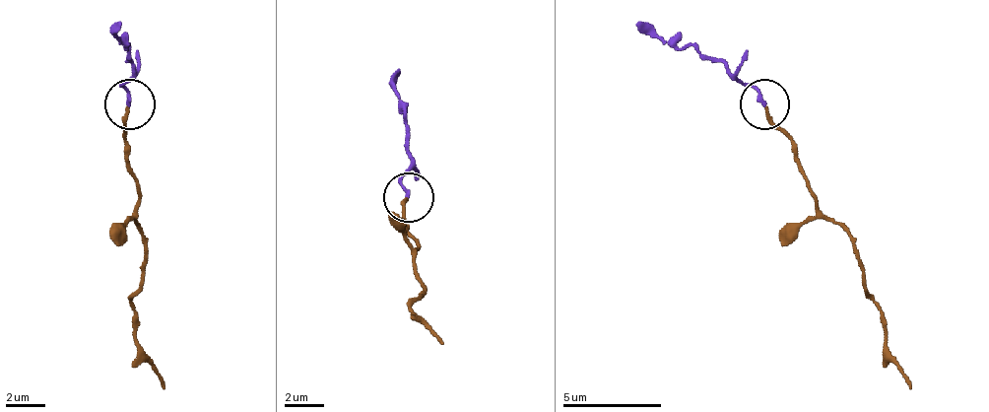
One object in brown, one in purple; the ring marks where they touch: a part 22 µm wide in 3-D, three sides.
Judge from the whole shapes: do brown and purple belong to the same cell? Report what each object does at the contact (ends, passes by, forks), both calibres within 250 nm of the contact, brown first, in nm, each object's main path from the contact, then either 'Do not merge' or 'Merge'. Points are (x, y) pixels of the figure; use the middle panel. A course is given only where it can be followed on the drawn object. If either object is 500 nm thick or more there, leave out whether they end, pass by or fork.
At the ring brown ends. At the ring purple ends. Thickness 170 nm (brown) against 160 nm. Course of brown: (410, 198), (405, 228), (415, 247), (415, 277), (425, 287), (410, 308), (415, 317), (444, 342). Course of purple: (410, 198), (400, 183), (410, 154), (395, 84), (400, 69). Do not merge

